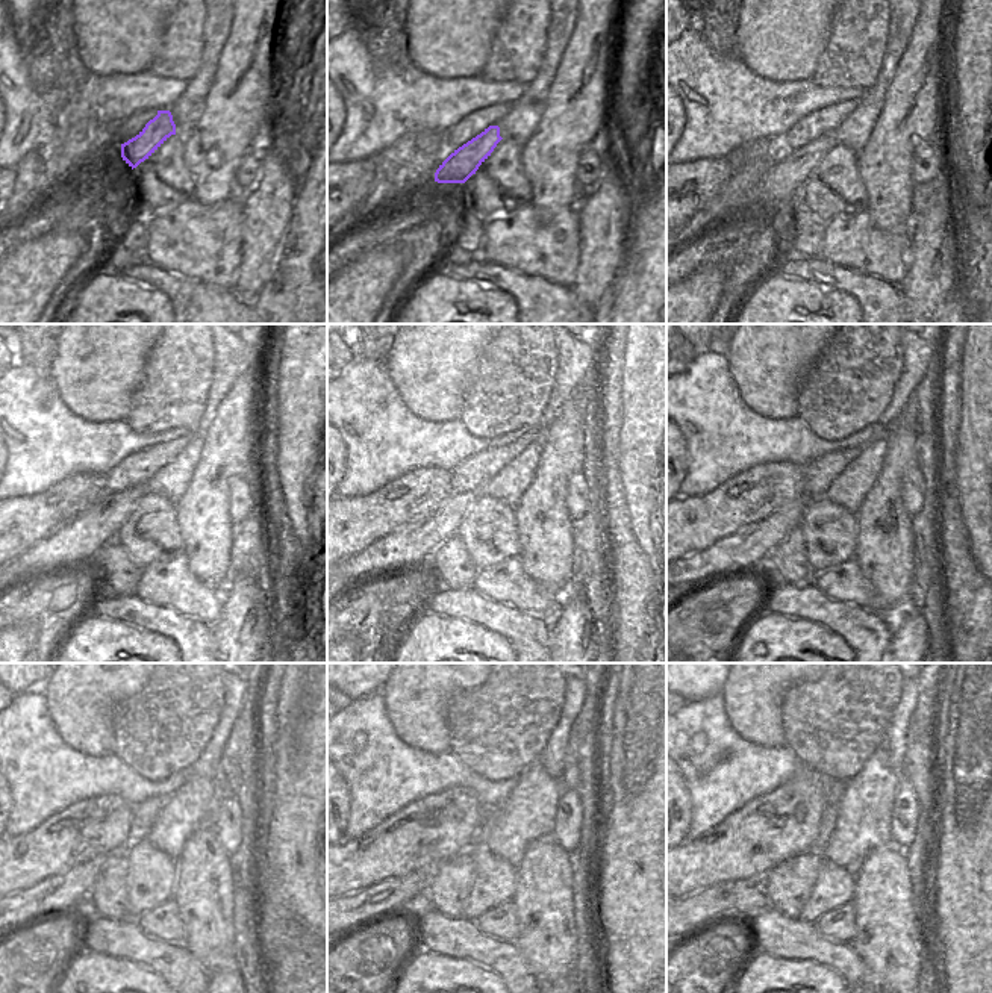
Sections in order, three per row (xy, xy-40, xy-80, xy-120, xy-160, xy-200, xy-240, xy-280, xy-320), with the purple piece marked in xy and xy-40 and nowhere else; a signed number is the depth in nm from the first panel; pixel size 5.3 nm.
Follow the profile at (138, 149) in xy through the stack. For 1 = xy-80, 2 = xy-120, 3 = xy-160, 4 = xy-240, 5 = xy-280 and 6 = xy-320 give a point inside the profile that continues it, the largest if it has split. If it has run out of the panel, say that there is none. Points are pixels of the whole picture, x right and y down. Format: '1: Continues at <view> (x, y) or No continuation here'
1: Continues at xy-80 (780, 186)
2: Continues at xy-120 (77, 541)
3: Continues at xy-160 (411, 545)
4: Continues at xy-240 (58, 893)
5: Continues at xy-280 (358, 908)
6: Continues at xy-320 (714, 902)

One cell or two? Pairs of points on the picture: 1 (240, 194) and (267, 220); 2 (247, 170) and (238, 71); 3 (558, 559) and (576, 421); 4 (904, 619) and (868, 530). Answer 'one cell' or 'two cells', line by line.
1: two cells
2: two cells
3: one cell
4: two cells

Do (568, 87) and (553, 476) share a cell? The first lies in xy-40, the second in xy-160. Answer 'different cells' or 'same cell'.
same cell

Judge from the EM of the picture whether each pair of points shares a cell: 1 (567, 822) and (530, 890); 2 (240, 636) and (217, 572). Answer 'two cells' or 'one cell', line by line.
1: two cells
2: two cells

